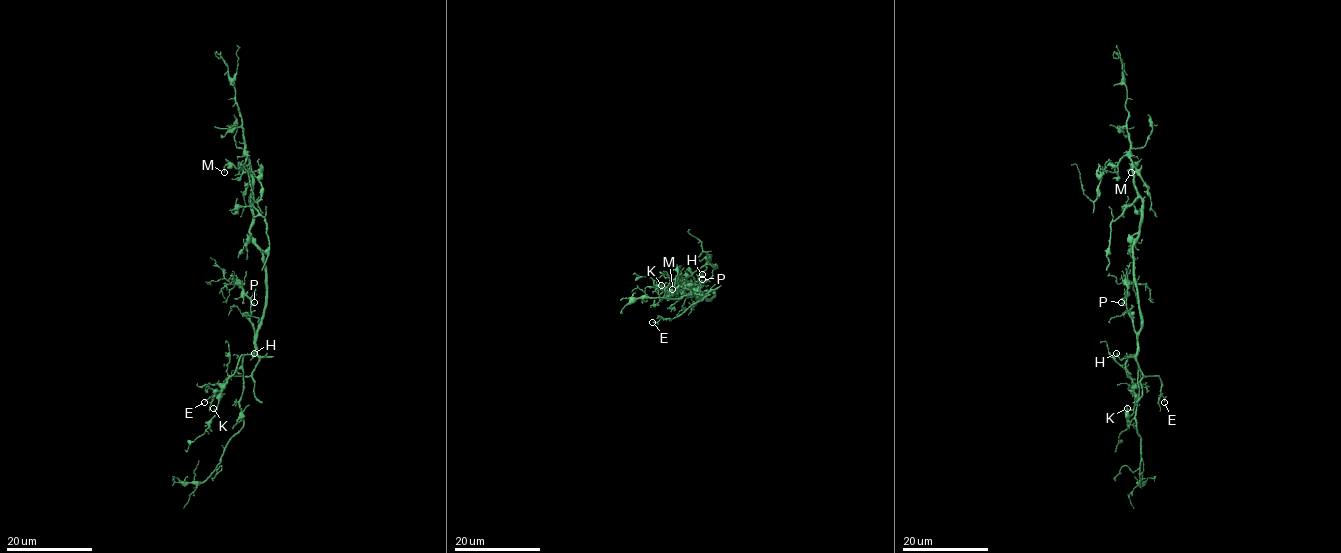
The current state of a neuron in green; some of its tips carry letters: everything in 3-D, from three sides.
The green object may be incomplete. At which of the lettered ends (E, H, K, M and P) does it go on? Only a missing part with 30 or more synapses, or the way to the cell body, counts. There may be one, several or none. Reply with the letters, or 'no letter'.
no letter

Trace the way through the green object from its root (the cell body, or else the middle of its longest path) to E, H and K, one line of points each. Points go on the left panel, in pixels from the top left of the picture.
E: (265, 283), (265, 308), (255, 337), (257, 365), (249, 376), (229, 376), (222, 390), (204, 402)
H: (265, 283), (265, 308), (254, 353)
K: (265, 283), (265, 308), (255, 337), (255, 350), (239, 358), (236, 371), (218, 398), (217, 408), (213, 408)

